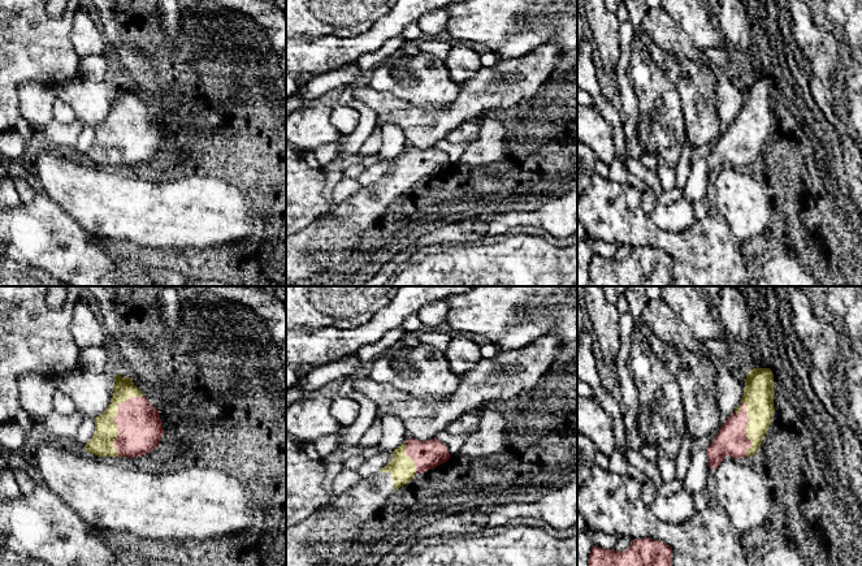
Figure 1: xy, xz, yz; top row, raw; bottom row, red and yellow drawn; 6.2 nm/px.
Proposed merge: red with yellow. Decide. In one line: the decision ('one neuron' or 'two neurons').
one neuron

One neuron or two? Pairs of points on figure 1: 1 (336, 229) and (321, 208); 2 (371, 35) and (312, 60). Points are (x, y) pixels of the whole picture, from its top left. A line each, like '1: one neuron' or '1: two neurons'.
1: two neurons
2: one neuron

